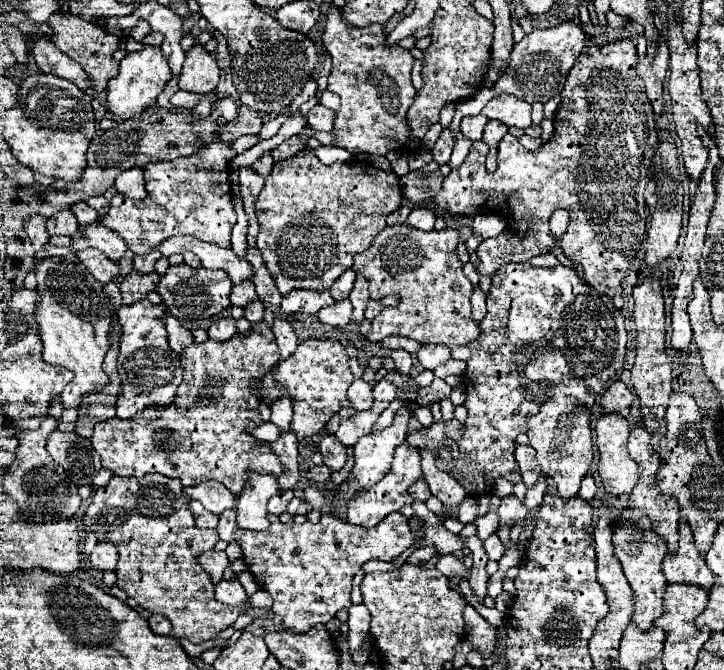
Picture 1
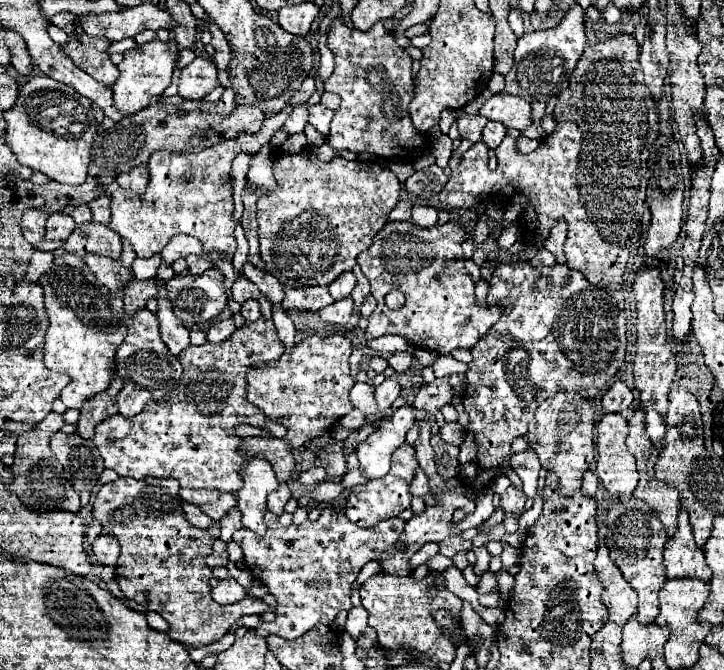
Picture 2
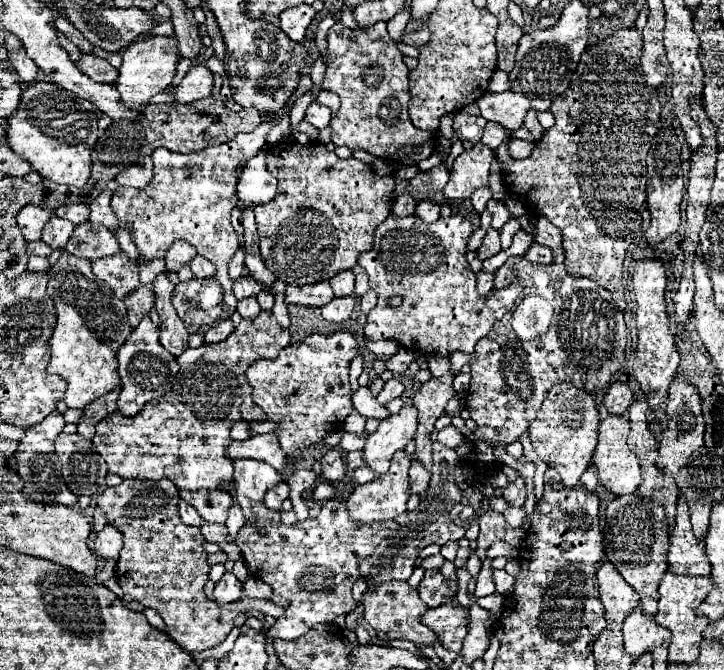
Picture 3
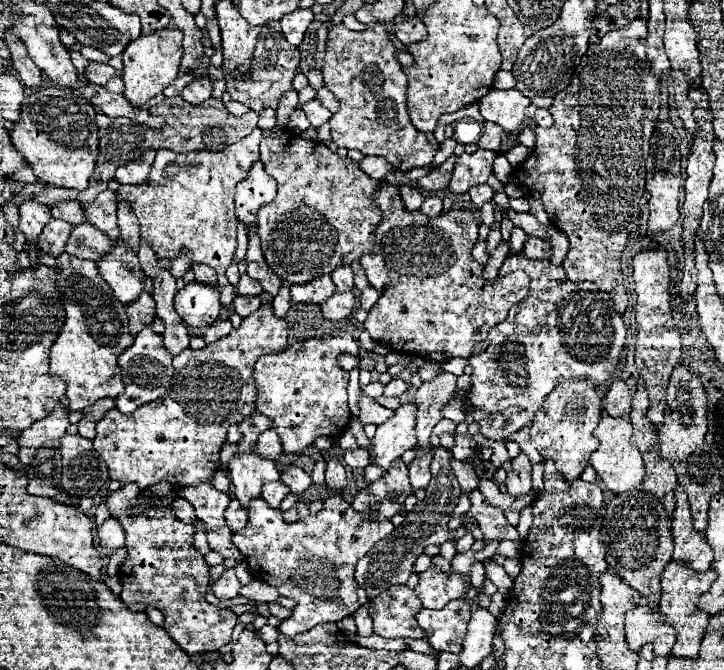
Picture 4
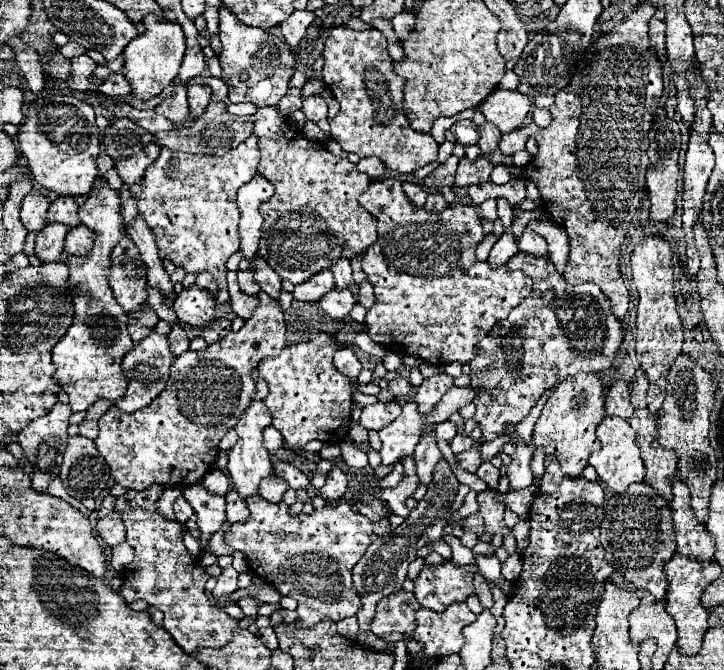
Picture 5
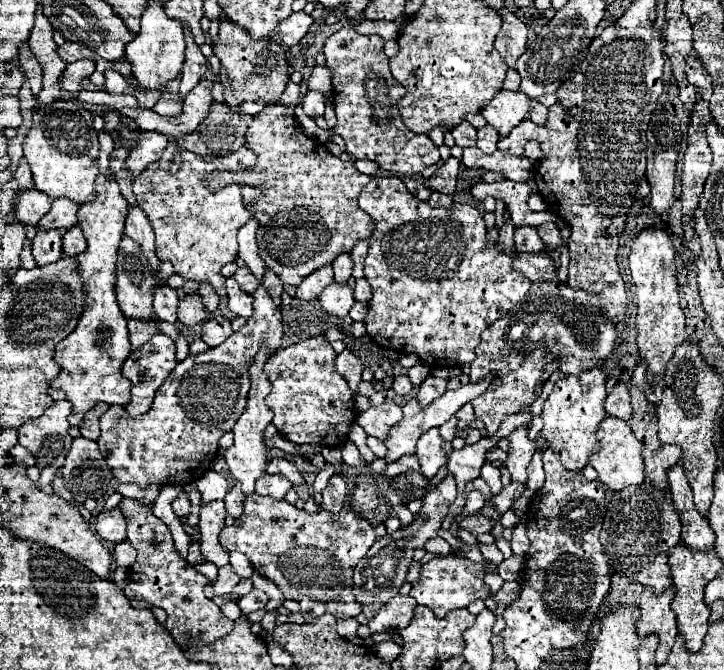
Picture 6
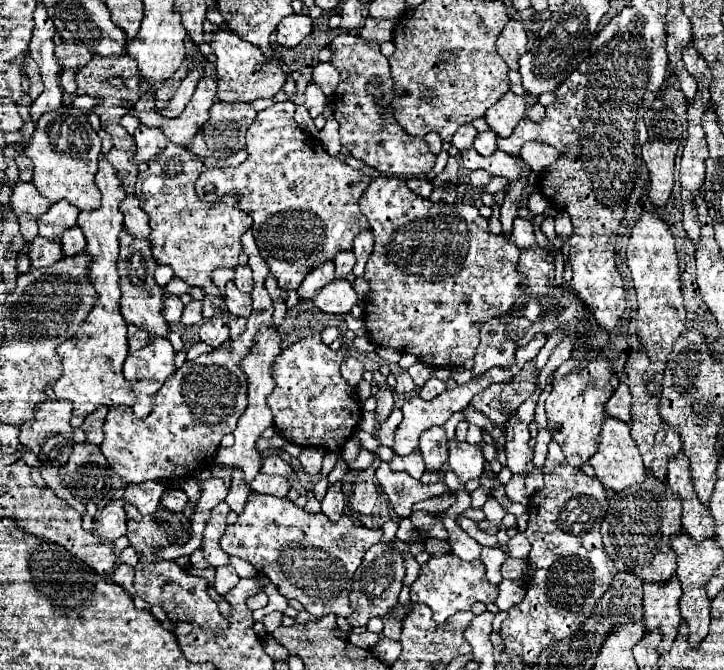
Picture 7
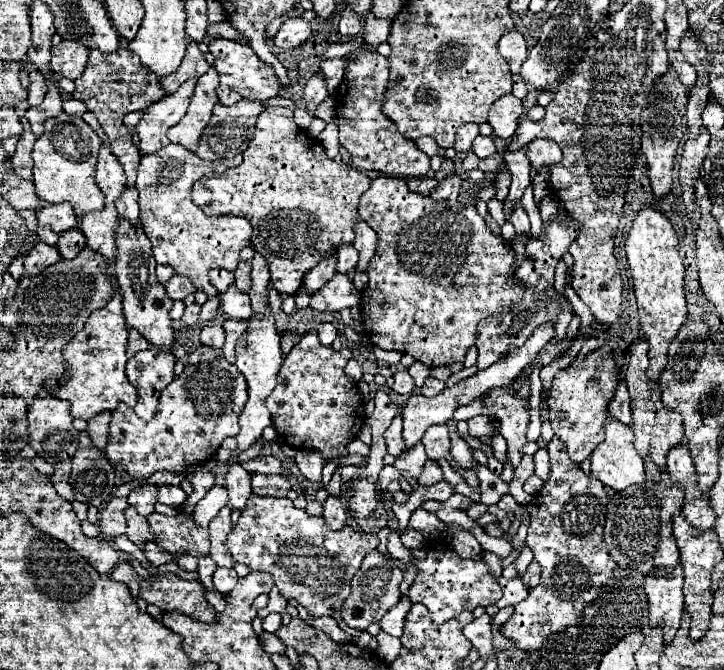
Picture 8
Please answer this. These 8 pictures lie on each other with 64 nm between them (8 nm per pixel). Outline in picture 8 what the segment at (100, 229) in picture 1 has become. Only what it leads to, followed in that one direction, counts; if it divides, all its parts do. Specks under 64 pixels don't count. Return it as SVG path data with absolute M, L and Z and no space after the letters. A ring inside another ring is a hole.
M72 228L72 230L66 230L60 234L56 248L64 260L72 260L78 256L78 252L84 248L84 244L86 244L84 234L78 228Z

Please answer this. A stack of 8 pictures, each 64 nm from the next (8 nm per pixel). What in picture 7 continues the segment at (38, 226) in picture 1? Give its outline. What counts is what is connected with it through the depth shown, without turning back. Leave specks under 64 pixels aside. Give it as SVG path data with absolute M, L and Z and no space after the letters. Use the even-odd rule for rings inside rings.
M18 180L12 186L10 206L12 206L16 216L22 216L22 214L40 216L50 208L50 202L44 200L44 196L40 196L40 192L36 190L36 186L32 182L20 182Z

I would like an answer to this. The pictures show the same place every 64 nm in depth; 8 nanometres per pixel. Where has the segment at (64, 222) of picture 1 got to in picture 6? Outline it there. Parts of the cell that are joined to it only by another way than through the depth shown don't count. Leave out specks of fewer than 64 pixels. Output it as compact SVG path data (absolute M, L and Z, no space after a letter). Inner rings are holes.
M38 230L32 240L32 256L38 266L58 262L62 258L62 234Z

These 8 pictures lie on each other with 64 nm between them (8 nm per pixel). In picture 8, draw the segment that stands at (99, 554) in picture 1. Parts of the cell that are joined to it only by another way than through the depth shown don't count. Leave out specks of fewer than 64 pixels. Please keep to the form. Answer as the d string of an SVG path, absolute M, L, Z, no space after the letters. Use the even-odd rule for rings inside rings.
M114 498L112 502L108 502L104 512L100 512L100 522L98 522L102 536L114 538L126 532L126 518L124 518L126 508L128 508L126 498Z

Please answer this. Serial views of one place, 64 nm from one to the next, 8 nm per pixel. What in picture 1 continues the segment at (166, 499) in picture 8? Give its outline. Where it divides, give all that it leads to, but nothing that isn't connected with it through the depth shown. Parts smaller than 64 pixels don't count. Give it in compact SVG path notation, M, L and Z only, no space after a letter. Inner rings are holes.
M188 502L188 508L190 508L198 528L216 528L218 516L212 516L200 502Z

